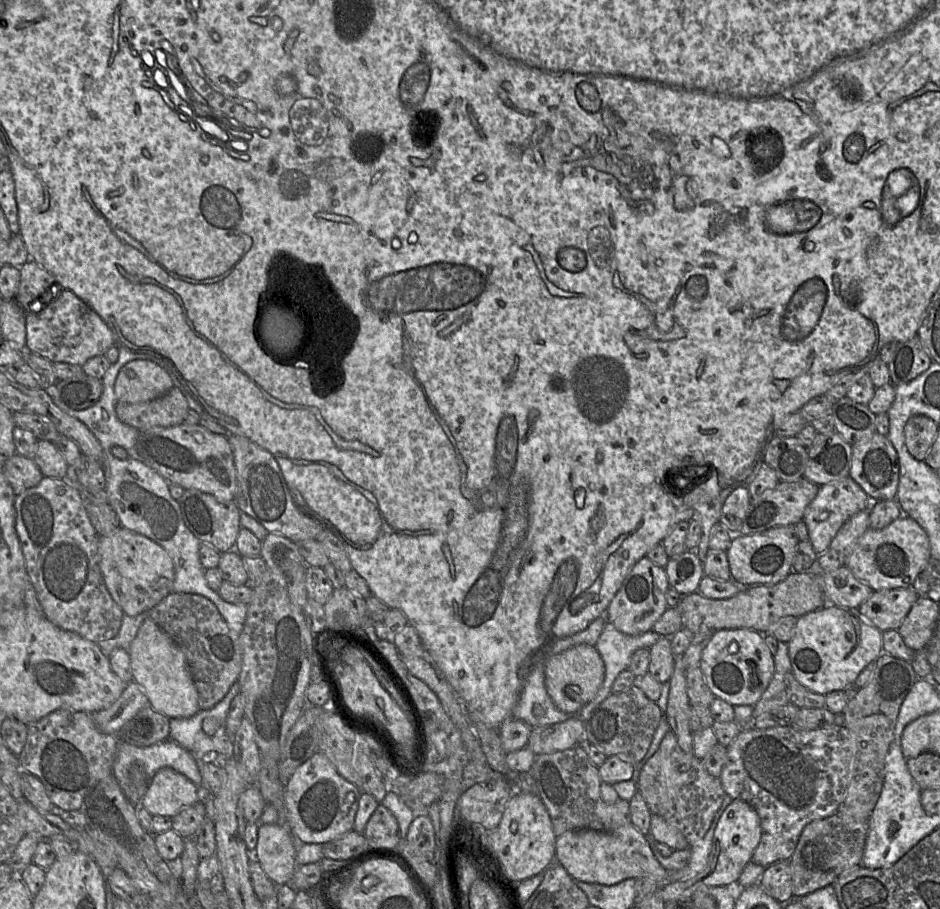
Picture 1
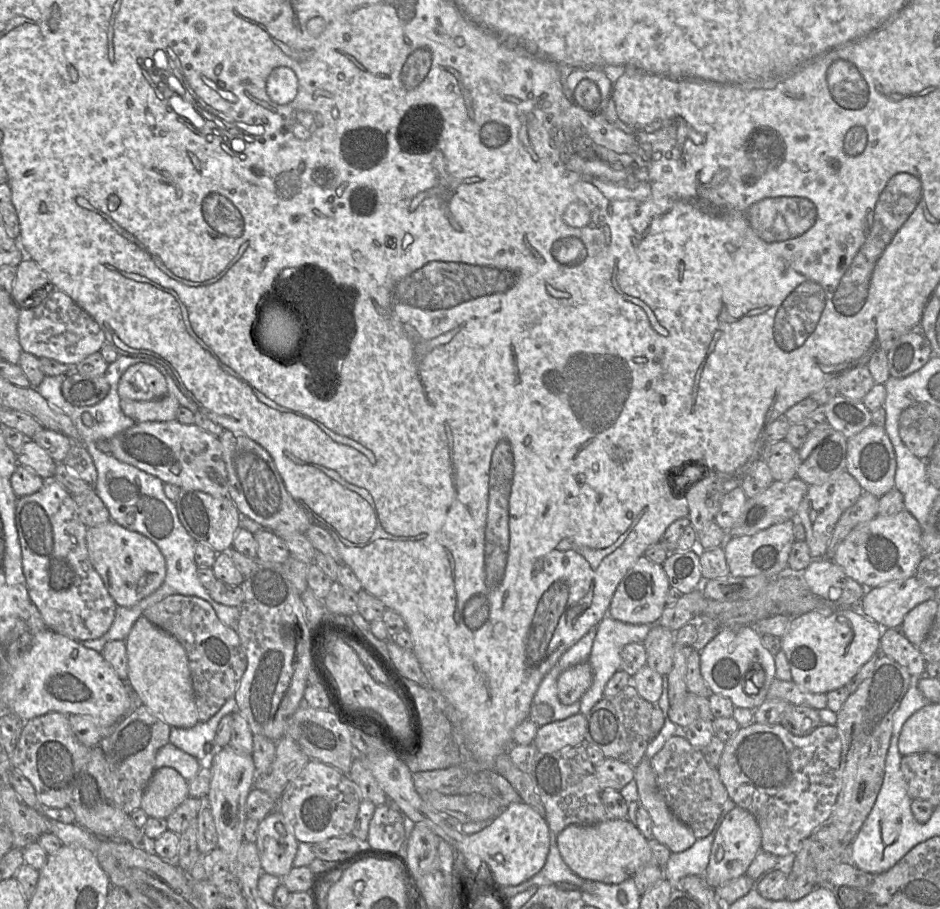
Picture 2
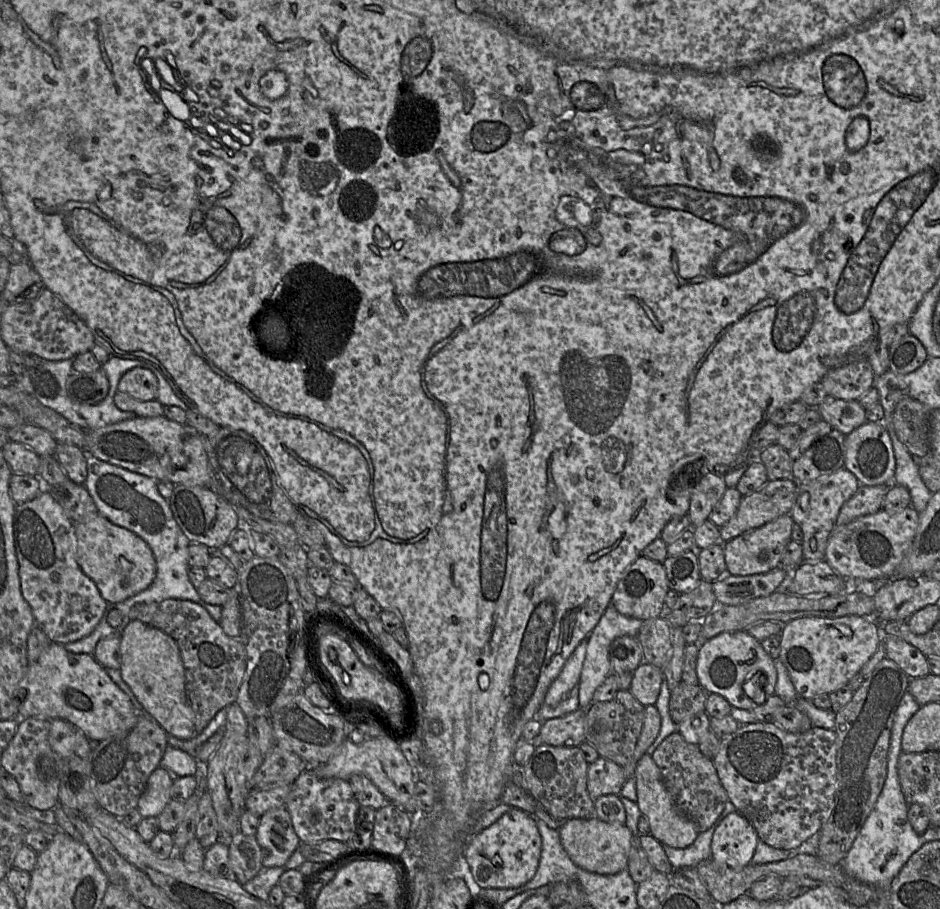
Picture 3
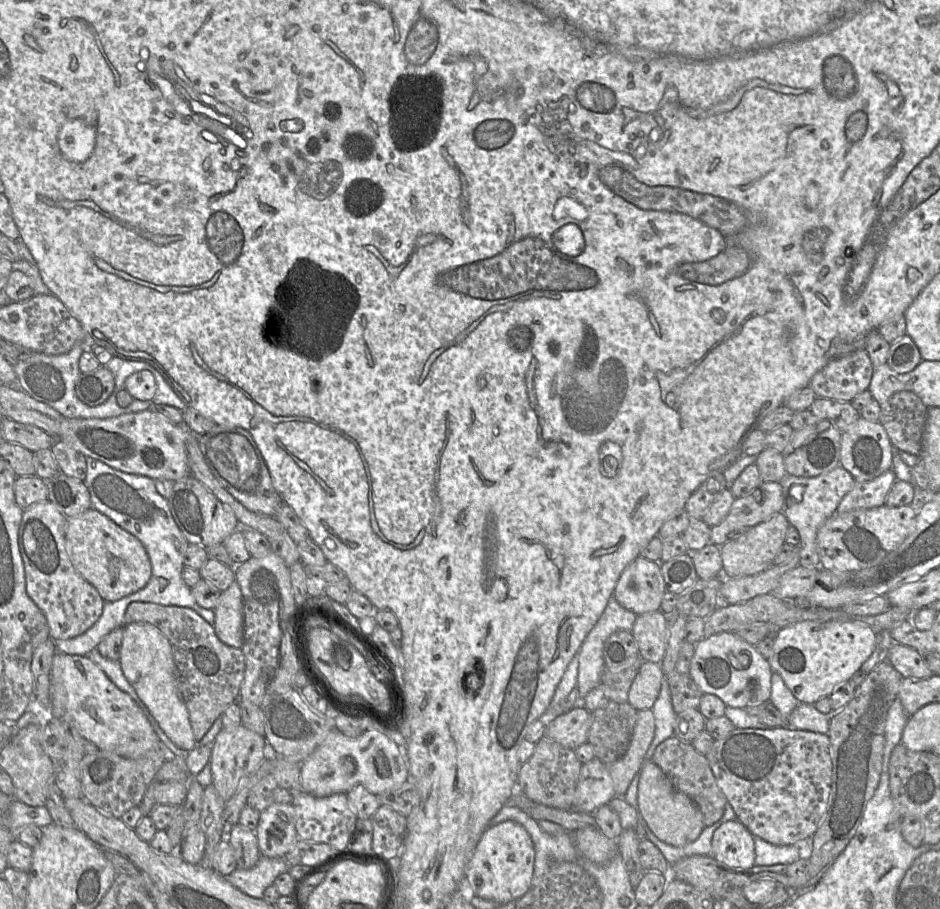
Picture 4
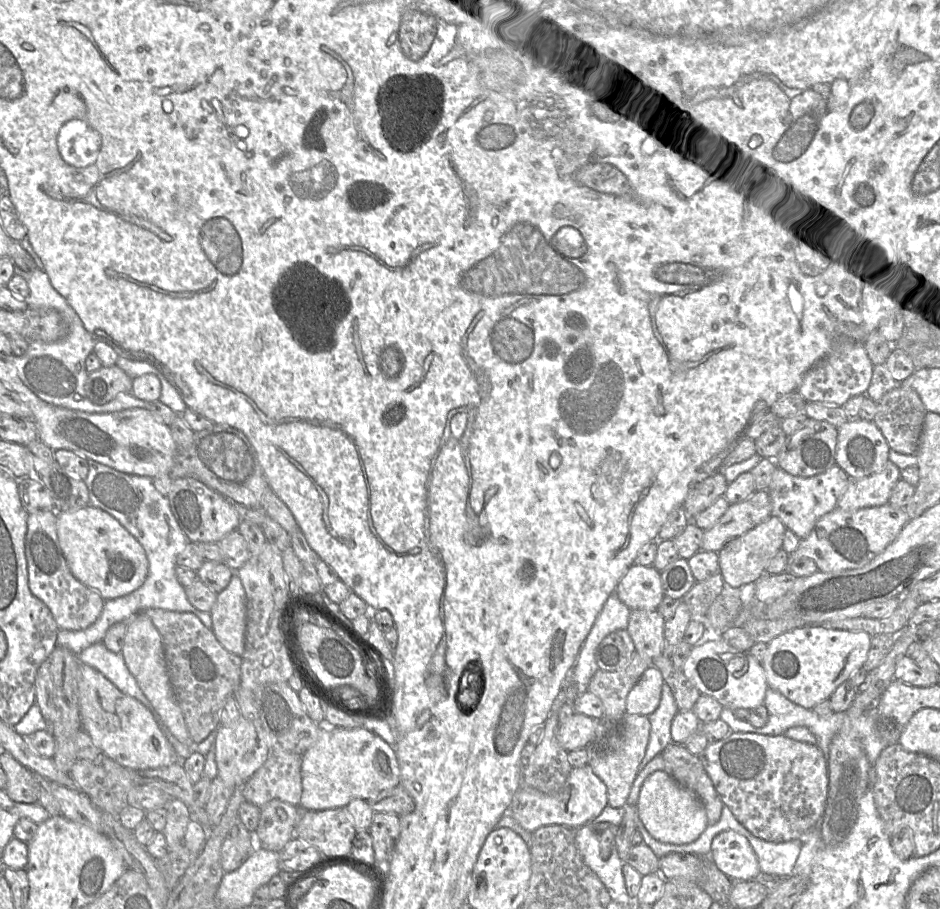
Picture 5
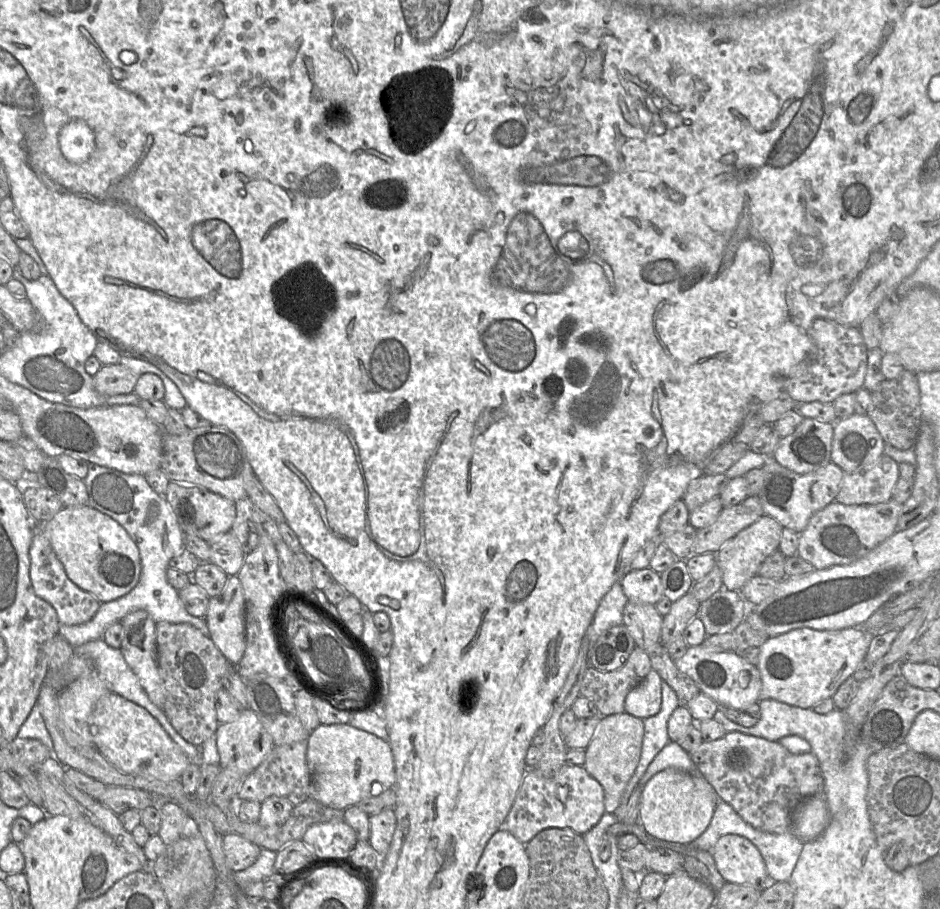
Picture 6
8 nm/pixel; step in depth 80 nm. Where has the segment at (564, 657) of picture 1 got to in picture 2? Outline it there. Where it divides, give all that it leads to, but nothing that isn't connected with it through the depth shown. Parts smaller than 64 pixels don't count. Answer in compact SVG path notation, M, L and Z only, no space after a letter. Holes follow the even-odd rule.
M588 661L564 670L557 680L559 700L565 705L580 701L592 682L593 670Z

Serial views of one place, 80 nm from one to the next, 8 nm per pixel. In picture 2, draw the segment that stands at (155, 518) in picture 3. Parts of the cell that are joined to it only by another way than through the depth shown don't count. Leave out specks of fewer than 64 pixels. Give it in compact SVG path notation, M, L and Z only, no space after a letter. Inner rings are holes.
M95 443L85 445L92 457L98 478L94 491L107 507L111 521L122 527L136 531L153 541L166 561L166 575L161 586L147 597L133 606L117 605L115 619L109 630L99 638L79 641L84 646L102 652L105 644L112 640L126 640L133 624L143 614L144 610L163 598L179 594L196 596L207 601L215 610L219 620L226 626L234 628L240 616L240 608L227 606L213 600L207 589L201 584L198 576L198 566L194 560L196 541L182 525L175 503L164 493L164 483L157 477L150 475L130 464L124 463L103 452Z

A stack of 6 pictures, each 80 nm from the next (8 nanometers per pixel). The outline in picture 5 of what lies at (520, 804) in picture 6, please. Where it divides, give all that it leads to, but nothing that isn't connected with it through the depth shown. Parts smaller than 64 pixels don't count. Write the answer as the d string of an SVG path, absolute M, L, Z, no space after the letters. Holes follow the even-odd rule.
M587 764L573 767L565 784L556 793L544 793L522 785L514 795L509 813L522 828L531 833L547 825L563 825L576 830L598 817L607 805L607 787Z

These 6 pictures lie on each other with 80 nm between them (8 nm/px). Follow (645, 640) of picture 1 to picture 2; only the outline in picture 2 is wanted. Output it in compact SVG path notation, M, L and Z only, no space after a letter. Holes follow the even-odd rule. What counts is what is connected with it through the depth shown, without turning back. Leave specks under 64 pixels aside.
M606 615L596 627L596 636L592 645L592 650L588 658L588 663L593 670L593 682L590 688L580 699L580 713L587 715L591 708L604 696L604 687L609 679L620 670L621 650L629 643L643 643L652 625L629 624Z

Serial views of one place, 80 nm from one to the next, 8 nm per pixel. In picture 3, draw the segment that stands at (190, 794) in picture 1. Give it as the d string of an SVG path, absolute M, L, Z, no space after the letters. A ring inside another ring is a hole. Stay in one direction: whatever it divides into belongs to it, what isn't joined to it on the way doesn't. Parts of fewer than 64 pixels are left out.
M161 766L151 773L137 805L143 818L157 817L171 801L170 790L174 778L167 769Z

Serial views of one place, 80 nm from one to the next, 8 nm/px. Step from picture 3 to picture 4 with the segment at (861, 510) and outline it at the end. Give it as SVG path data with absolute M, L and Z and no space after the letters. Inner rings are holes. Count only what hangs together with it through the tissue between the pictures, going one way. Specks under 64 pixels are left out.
M892 469L869 481L855 481L852 489L839 503L836 512L871 509L884 505L895 481L896 476Z

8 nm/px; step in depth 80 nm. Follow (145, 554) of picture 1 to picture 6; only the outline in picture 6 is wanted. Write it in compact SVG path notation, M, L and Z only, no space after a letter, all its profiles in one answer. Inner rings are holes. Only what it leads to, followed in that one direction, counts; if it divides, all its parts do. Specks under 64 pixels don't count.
M89 505L63 507L50 520L39 524L62 563L68 578L100 603L130 592L141 573L139 549L126 530L110 516Z

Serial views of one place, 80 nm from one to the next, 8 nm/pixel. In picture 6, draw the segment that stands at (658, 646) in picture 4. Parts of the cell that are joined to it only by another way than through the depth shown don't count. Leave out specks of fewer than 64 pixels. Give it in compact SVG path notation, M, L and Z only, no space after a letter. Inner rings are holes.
M628 601L623 611L623 623L635 644L646 650L661 642L663 616L655 605Z

